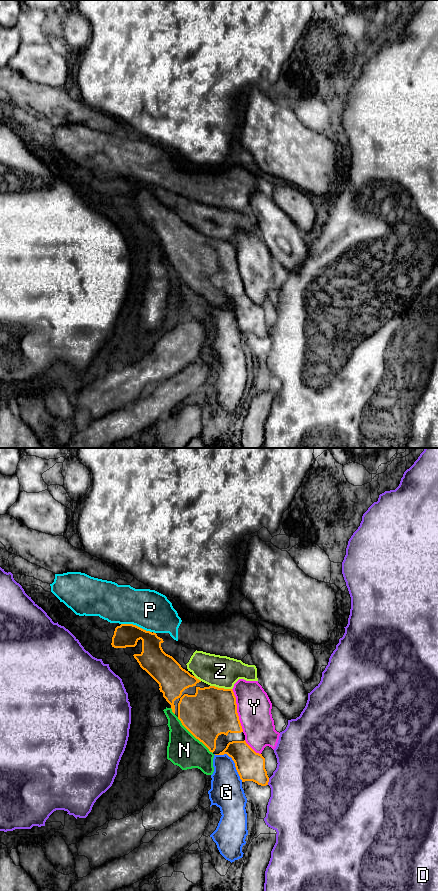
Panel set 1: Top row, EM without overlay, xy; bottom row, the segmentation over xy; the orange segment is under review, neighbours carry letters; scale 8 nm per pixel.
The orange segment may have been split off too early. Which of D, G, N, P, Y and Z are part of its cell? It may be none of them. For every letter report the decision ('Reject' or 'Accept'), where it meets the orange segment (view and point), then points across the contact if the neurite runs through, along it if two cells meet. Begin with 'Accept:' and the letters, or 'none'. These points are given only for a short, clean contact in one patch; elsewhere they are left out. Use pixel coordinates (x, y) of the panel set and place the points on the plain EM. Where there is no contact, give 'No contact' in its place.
Accept: none
D: Reject. Touches orange at xy (268, 333)
G: Reject. Touches orange at xy (233, 312)
N: Reject. Touches orange at xy (194, 288)
P: Reject. Touches orange at xy (135, 177)
Y: Reject. Touches orange at xy (236, 262)
Z: Reject. Touches orange at xy (221, 240). Boundary: xy (210, 237), (231, 241)

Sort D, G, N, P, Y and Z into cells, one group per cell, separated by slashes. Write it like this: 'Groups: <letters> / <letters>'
Groups: D / G / N / P Z / Y

